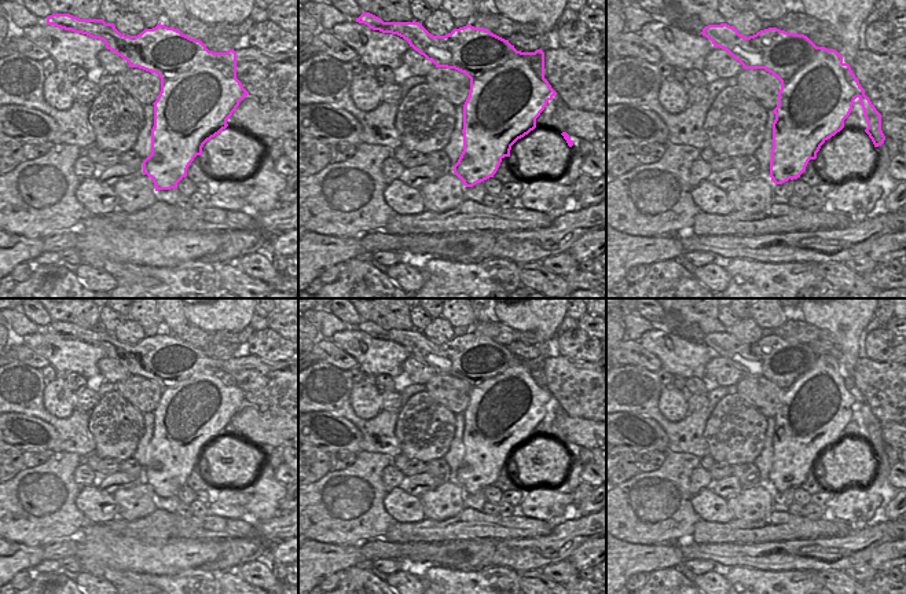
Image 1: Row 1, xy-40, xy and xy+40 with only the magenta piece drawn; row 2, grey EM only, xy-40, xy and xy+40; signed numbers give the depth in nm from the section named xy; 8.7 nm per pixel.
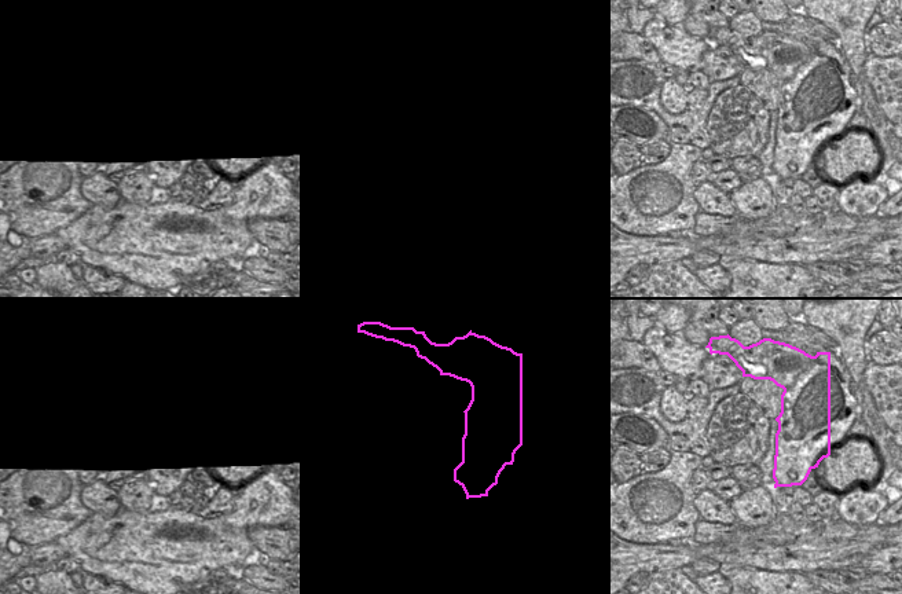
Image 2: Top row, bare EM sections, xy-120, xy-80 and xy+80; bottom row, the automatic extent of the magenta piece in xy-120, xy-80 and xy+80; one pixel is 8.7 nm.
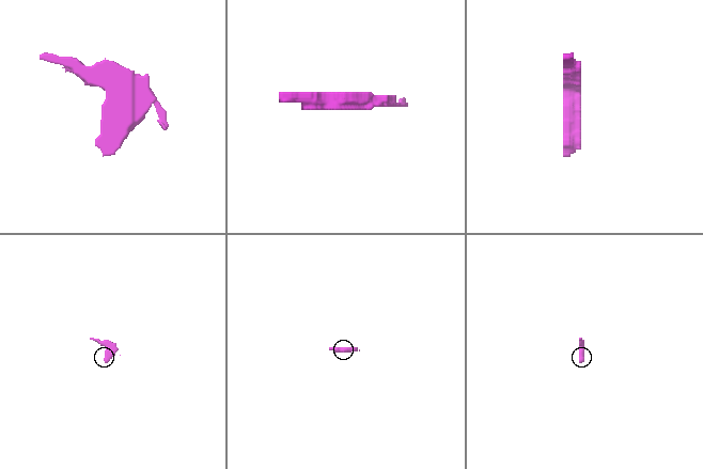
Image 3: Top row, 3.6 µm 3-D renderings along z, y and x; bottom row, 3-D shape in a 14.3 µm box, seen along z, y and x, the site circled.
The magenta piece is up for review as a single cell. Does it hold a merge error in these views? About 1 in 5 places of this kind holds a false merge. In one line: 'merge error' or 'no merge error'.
merge error

